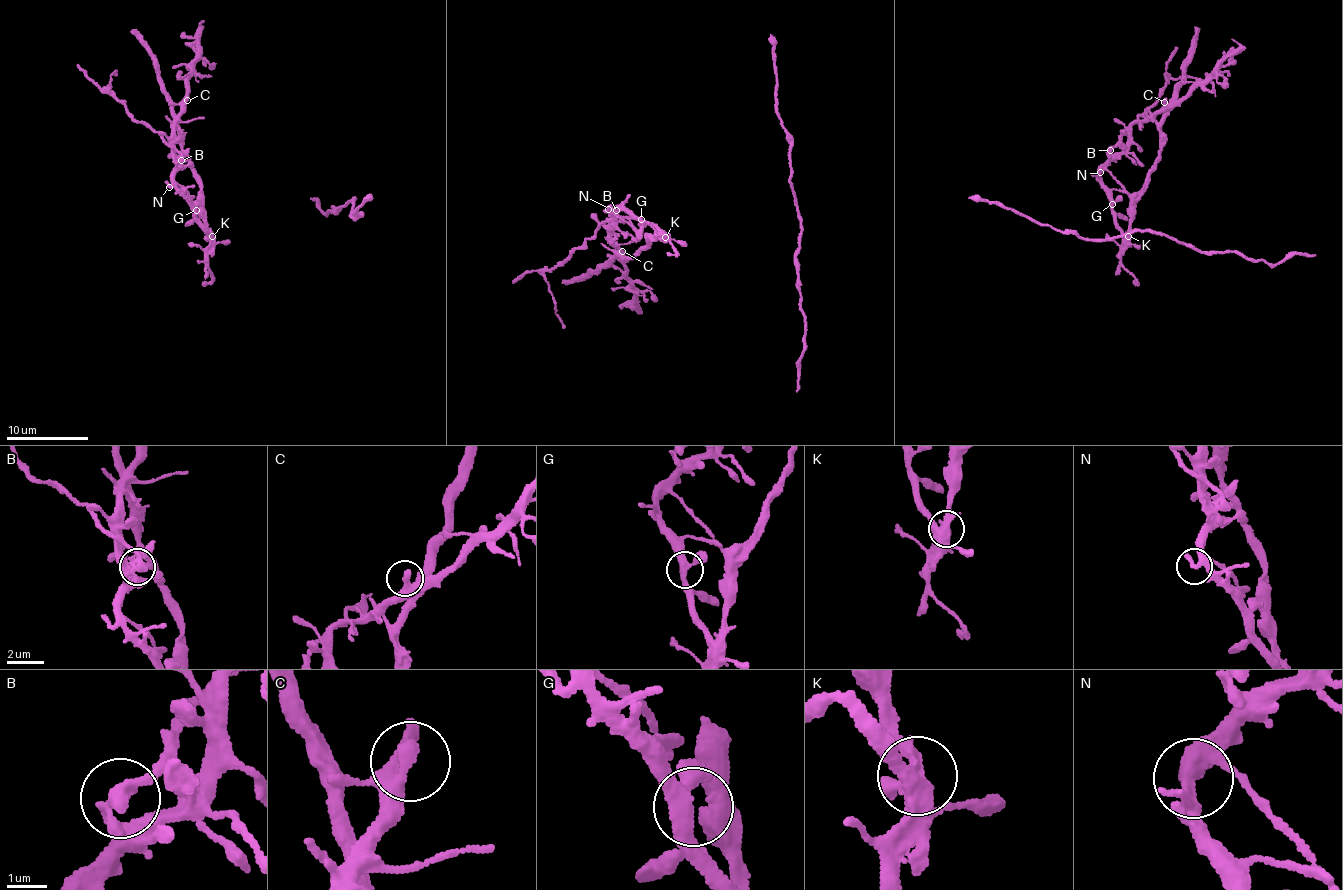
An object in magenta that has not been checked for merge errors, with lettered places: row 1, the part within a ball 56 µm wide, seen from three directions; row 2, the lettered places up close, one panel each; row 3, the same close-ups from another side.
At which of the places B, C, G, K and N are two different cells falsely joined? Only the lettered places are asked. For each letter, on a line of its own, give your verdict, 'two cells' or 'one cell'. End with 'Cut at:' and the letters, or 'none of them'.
B: two cells
C: one cell
G: one cell
K: two cells
N: one cell
Cut at: B, K

